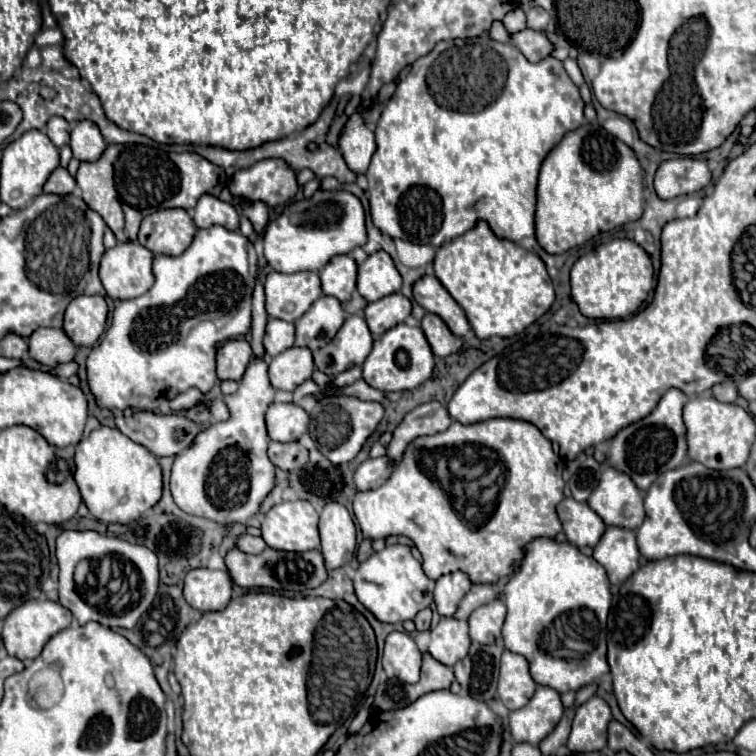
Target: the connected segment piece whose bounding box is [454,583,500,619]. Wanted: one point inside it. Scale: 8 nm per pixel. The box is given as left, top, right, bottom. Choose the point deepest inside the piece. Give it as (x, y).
(483, 593)

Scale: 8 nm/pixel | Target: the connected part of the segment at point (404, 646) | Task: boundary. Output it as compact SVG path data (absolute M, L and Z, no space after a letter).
M390 633L386 637L382 667L388 677L396 677L404 683L416 683L420 675L422 655L416 641L408 633Z

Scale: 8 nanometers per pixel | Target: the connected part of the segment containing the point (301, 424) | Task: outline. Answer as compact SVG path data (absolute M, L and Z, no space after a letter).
M270 403L266 411L268 437L280 443L300 441L308 431L308 413L296 403Z

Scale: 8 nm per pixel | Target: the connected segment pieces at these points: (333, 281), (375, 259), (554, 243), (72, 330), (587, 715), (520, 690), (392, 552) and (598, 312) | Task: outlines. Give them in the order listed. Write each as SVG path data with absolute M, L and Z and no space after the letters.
M334 255L320 271L324 295L346 303L356 289L356 261L350 255Z
M376 251L358 265L357 291L366 301L378 301L400 291L400 287L402 277L386 251Z
M596 121L586 123L570 133L548 153L540 167L538 177L538 205L536 205L536 239L546 253L564 253L576 245L586 243L602 231L616 229L624 223L642 217L642 179L644 169L640 167L634 151L610 135Z
M78 295L64 315L64 333L76 347L92 347L106 329L108 305L100 295Z
M590 697L576 709L568 749L574 753L602 751L606 747L606 727L612 719L610 707L602 697Z
M504 651L500 661L498 697L512 711L524 707L536 691L536 683L530 677L528 661L512 651Z
M386 545L360 563L354 577L354 591L358 601L382 623L402 623L414 619L418 611L434 603L434 581L424 573L420 561L414 559L408 545Z
M614 239L580 257L570 271L572 299L588 319L626 319L634 315L654 289L648 253L630 239Z

